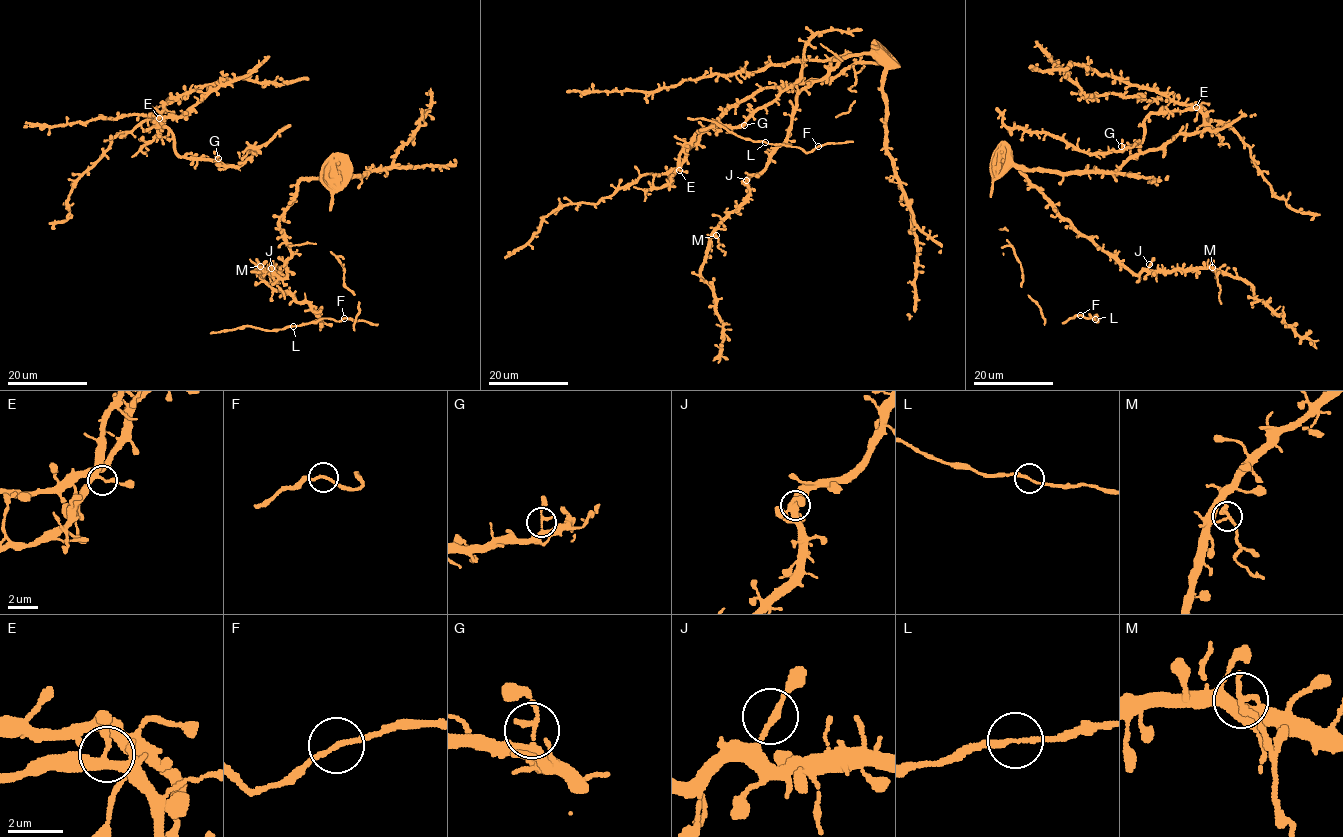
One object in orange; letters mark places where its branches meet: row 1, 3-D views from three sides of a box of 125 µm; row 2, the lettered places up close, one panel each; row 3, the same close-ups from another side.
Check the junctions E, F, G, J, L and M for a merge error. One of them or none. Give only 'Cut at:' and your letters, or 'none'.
Cut at: M

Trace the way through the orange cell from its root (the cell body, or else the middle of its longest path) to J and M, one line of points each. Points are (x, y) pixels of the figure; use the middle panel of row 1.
J: (890, 56), (851, 54), (800, 91), (786, 140), (772, 153), (767, 166), (746, 180)
M: (890, 56), (851, 54), (800, 91), (786, 140), (767, 166), (748, 178), (746, 199), (718, 225), (716, 235)

